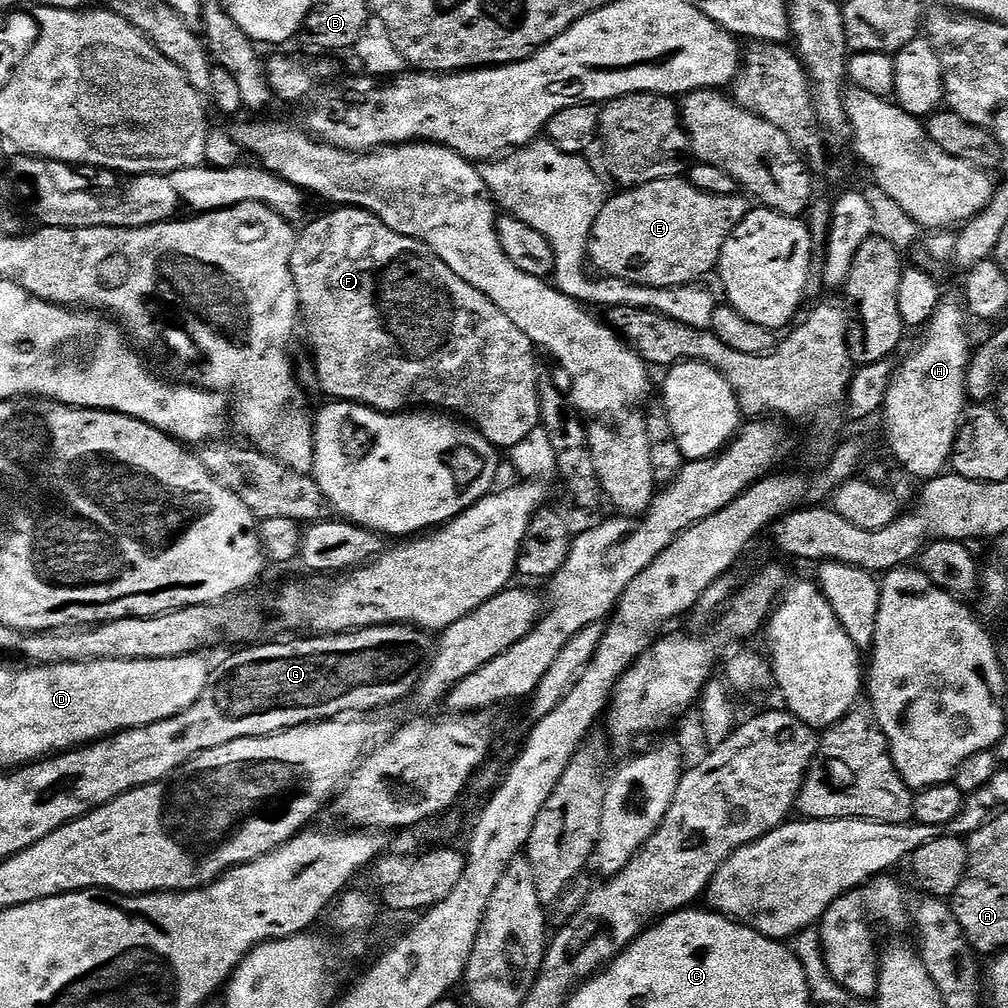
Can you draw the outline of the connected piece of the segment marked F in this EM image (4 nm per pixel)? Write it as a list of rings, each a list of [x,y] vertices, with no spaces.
[[[336,206],[328,211],[332,212],[318,217],[313,224],[305,223],[299,229],[294,254],[290,258],[294,286],[300,299],[300,315],[303,323],[308,323],[308,332],[312,335],[312,348],[316,351],[316,376],[320,379],[321,390],[328,398],[336,402],[364,404],[368,408],[389,414],[416,410],[421,406],[427,406],[432,410],[447,410],[452,414],[464,412],[463,419],[477,432],[481,432],[498,450],[514,448],[531,431],[539,429],[541,425],[536,393],[537,353],[530,338],[526,338],[526,334],[522,334],[522,330],[518,330],[518,326],[514,326],[514,322],[510,322],[510,318],[506,318],[506,314],[502,314],[502,310],[498,310],[498,306],[494,306],[494,302],[490,302],[490,298],[482,294],[482,290],[474,290],[470,282],[462,282],[462,278],[458,278],[458,274],[454,274],[454,270],[450,270],[450,266],[442,262],[442,258],[434,255],[419,240],[406,238],[390,230],[390,226],[383,224],[375,214],[365,212],[362,208]]]

